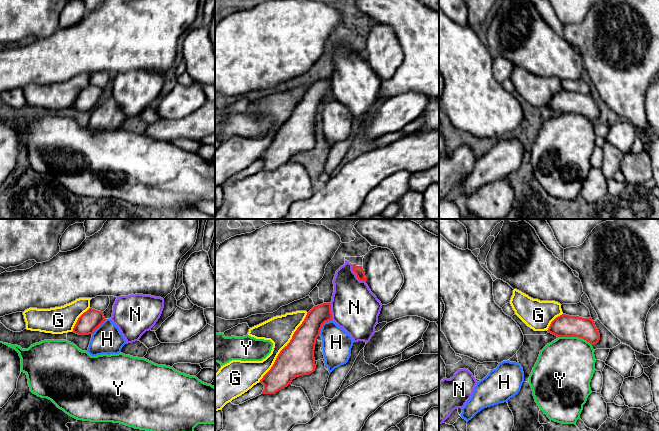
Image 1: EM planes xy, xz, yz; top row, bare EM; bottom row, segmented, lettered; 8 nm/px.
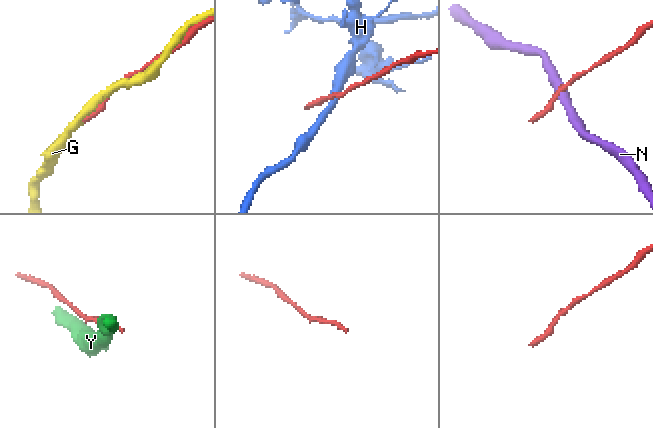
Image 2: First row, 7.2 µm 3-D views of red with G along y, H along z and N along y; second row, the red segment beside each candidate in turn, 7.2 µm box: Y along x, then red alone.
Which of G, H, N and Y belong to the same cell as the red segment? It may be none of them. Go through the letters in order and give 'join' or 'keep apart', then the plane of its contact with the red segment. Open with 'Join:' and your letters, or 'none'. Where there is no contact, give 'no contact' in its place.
Join: G
G: join; meets red in xz
H: keep apart; meets red in xz
N: keep apart; meets red in xz
Y: keep apart; meets red in yz

